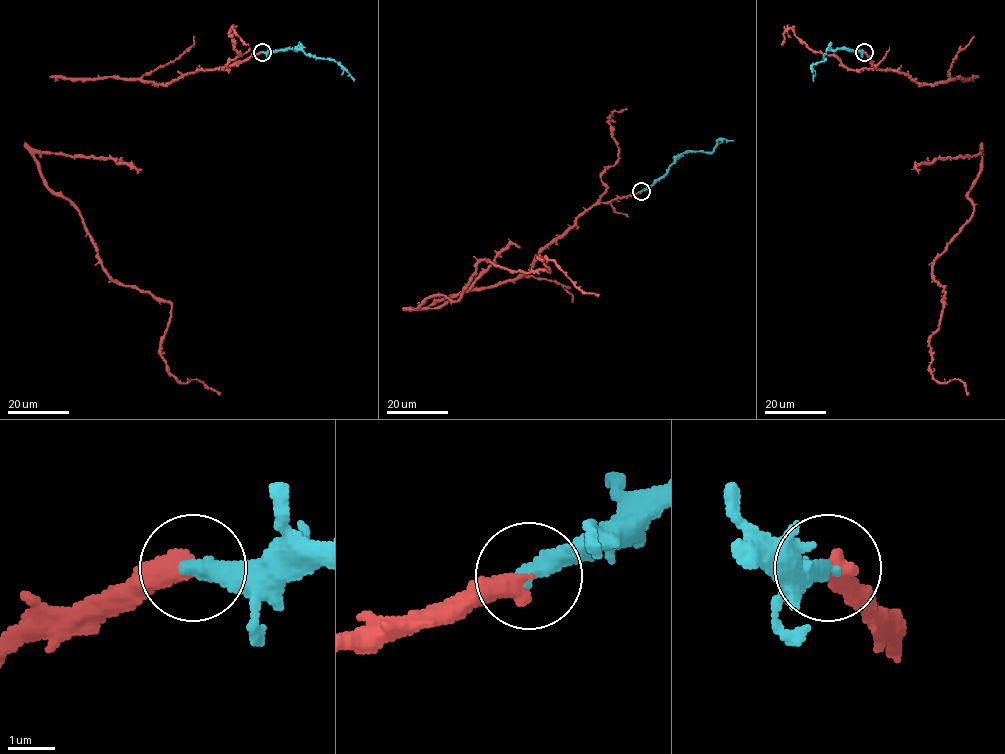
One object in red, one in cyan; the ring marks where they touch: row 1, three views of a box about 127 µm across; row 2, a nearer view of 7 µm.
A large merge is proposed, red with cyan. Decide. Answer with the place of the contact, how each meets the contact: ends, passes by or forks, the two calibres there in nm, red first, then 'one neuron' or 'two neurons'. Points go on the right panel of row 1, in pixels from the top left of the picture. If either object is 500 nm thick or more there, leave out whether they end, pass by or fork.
(864, 52) | red ends | cyan ends | 480/440 nm | one neuron

